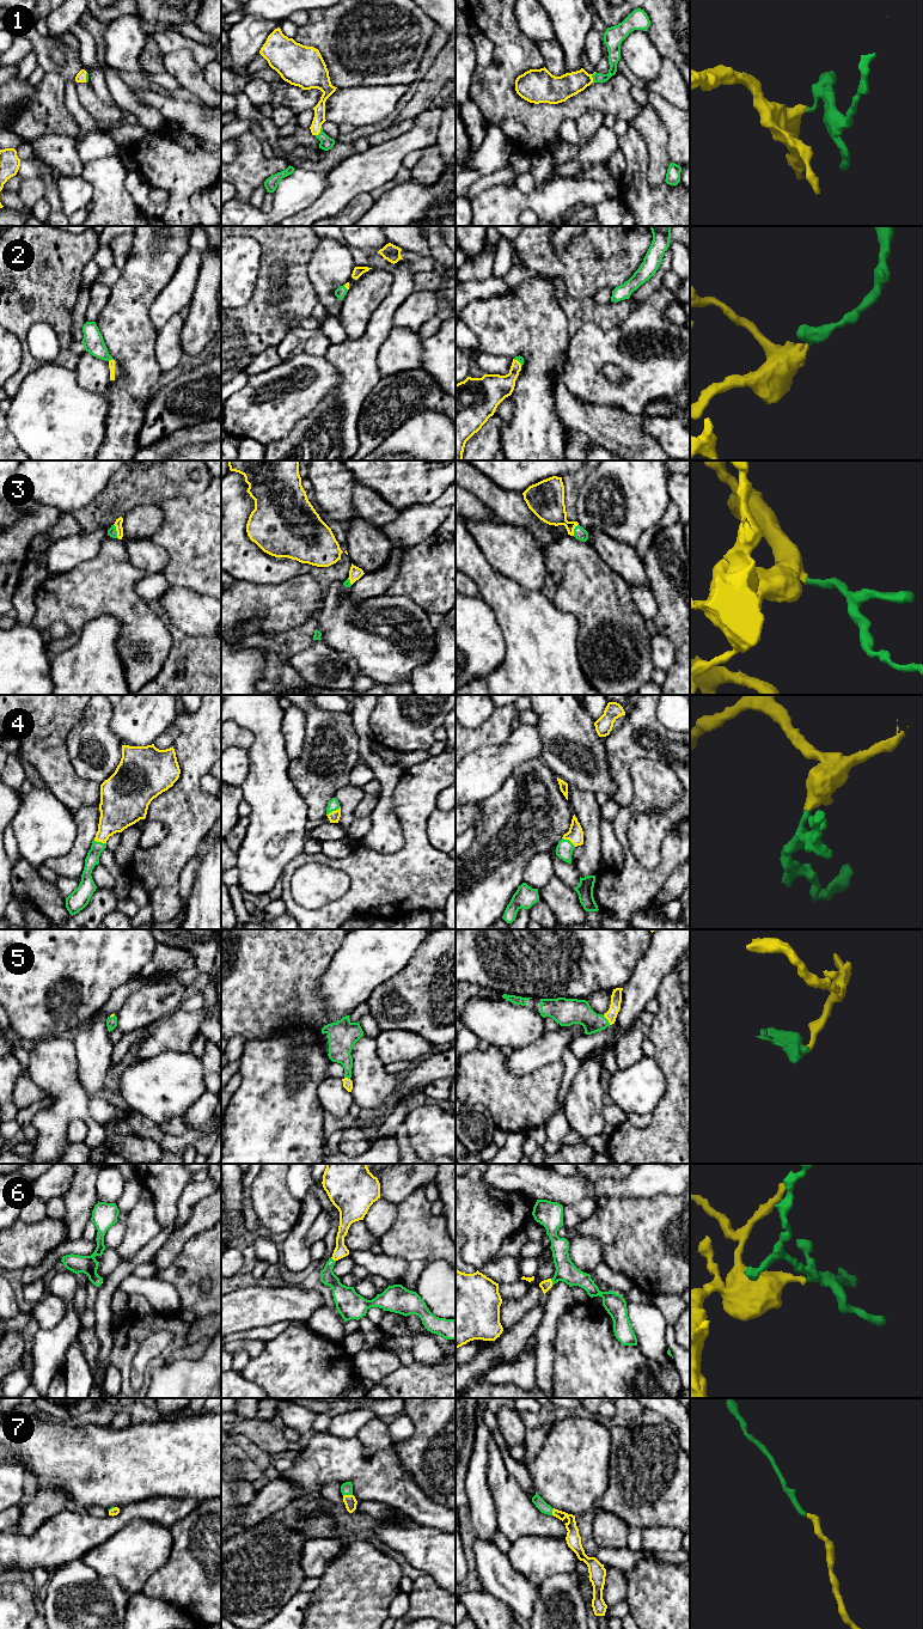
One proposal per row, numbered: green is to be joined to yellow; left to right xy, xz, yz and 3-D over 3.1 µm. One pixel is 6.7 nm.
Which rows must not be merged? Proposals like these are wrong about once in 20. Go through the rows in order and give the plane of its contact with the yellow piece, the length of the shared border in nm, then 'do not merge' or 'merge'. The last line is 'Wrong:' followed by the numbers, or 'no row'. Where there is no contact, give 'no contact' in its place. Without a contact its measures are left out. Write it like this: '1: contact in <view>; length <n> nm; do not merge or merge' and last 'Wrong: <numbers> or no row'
1: contact in yz; length 70 nm; merge
2: contact in xy; length 40 nm; merge
3: contact in xy; length 100 nm; merge
4: contact in xz; length 110 nm; merge
5: contact in yz; length 80 nm; merge
6: contact in yz; length 40 nm; merge
7: contact in xz; length 60 nm; merge
Wrong: no row

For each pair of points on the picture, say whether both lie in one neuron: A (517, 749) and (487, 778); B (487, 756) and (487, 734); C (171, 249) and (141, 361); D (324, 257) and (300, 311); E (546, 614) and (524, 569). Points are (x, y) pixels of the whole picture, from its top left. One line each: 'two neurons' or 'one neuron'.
A: one neuron
B: two neurons
C: one neuron
D: two neurons
E: two neurons

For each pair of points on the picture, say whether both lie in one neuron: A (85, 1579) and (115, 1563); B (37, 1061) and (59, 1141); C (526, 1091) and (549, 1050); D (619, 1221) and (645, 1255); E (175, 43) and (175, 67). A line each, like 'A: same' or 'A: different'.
A: different
B: same
C: different
D: same
E: different

